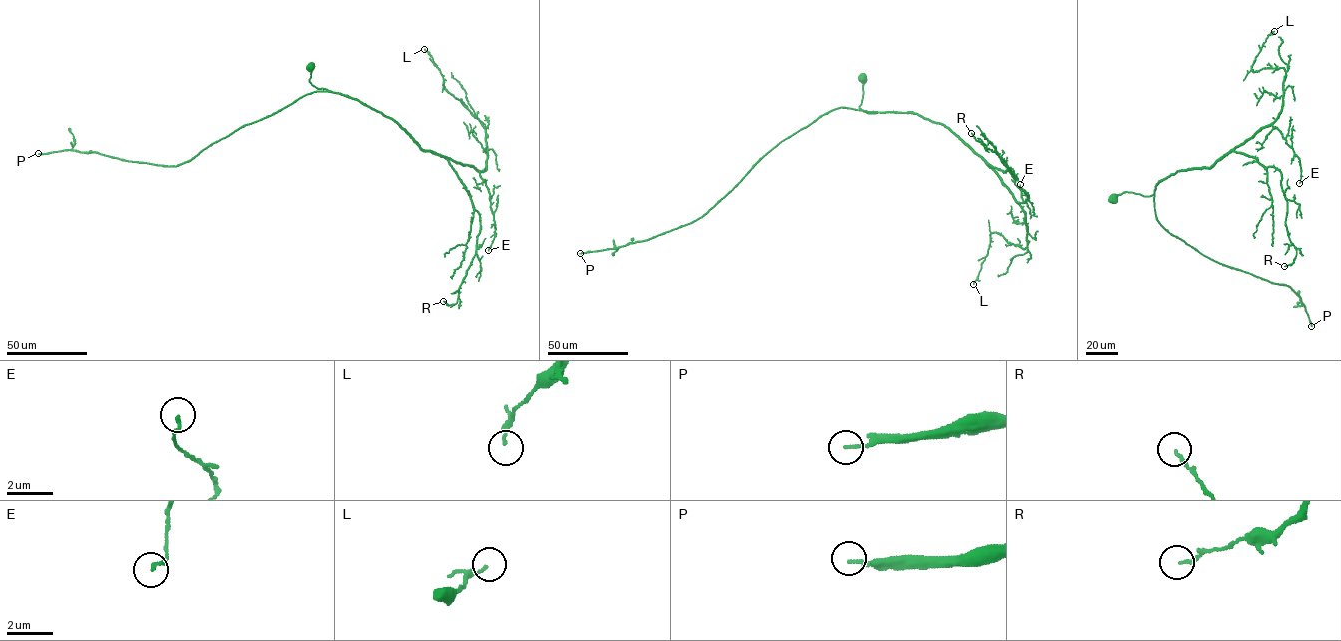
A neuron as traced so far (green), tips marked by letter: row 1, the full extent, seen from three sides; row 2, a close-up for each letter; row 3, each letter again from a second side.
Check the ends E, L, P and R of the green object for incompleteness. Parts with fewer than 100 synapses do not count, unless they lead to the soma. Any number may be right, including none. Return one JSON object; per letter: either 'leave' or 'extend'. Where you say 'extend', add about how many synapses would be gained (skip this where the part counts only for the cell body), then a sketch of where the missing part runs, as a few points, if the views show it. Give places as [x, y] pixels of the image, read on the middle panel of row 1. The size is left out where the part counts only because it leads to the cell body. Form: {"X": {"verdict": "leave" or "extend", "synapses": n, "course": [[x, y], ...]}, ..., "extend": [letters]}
{"E": {"verdict": "leave"}, "L": {"verdict": "leave"}, "P": {"verdict": "extend", "synapses": 300}, "R": {"verdict": "leave"}, "extend": ["P"]}

